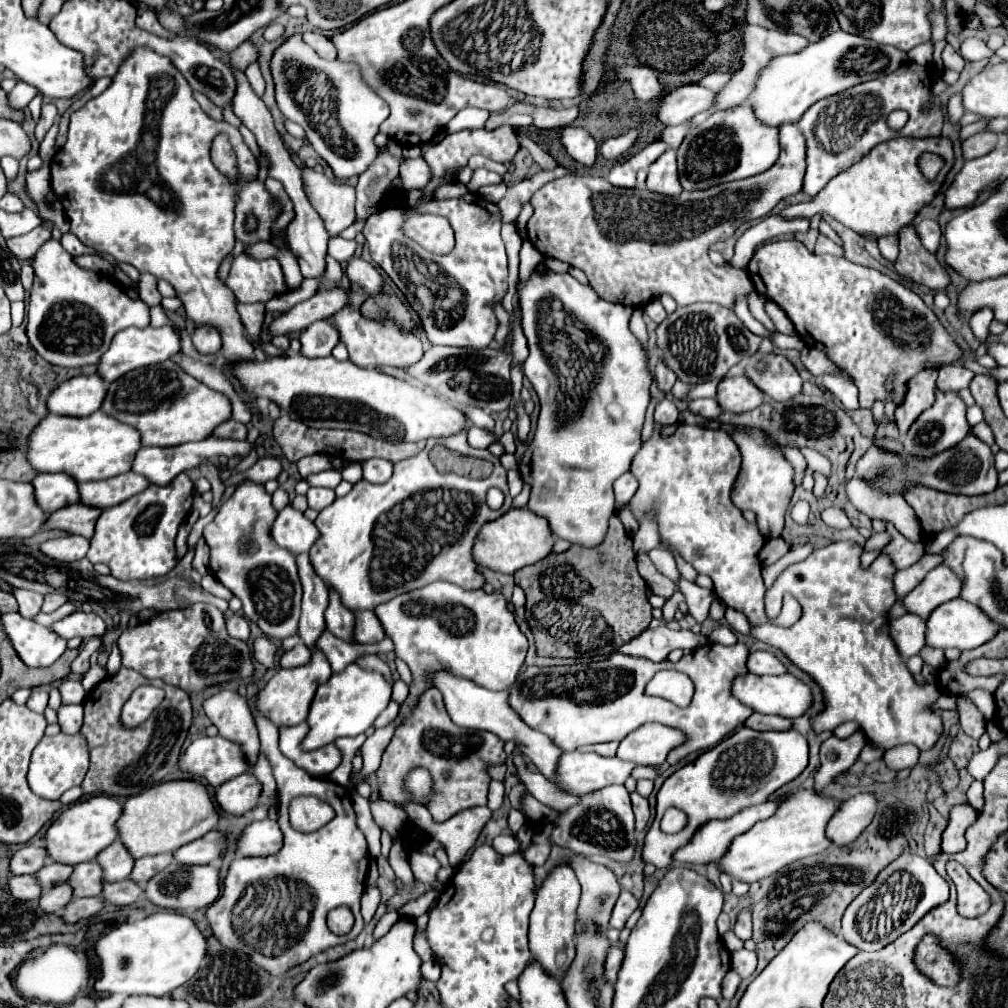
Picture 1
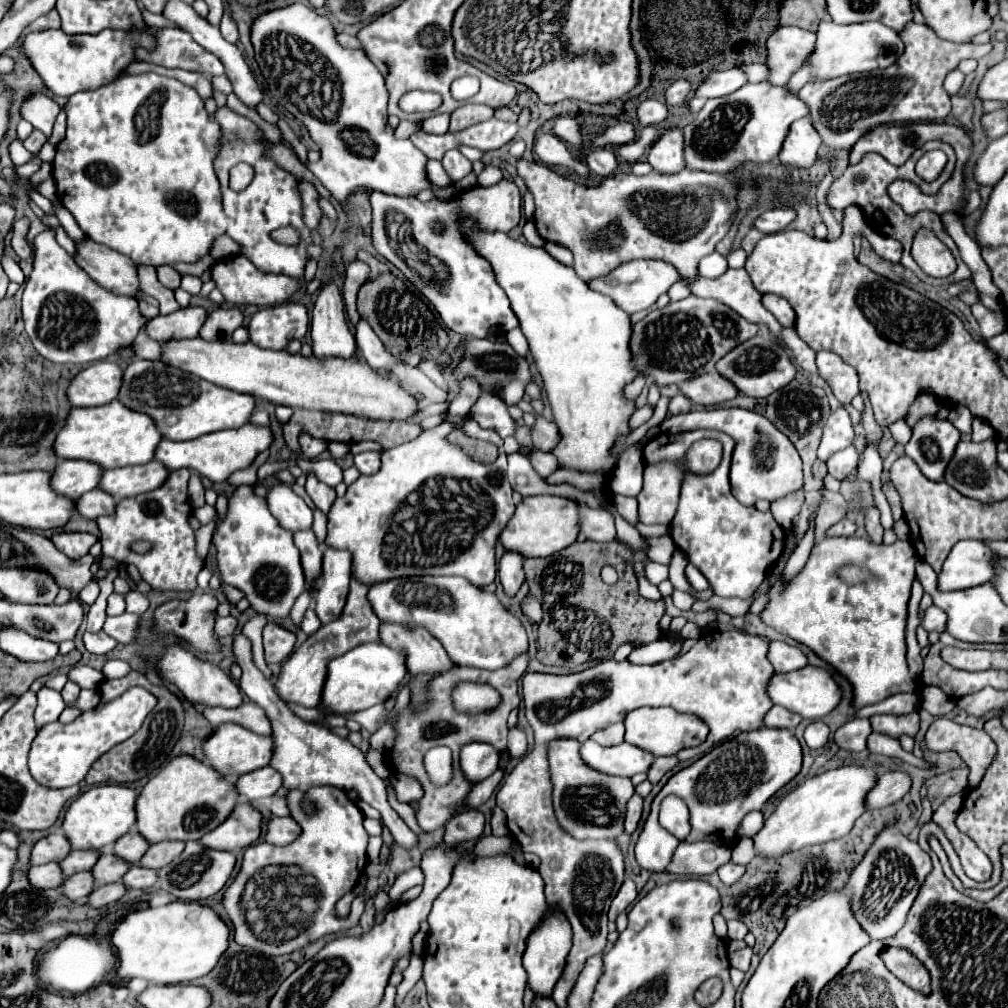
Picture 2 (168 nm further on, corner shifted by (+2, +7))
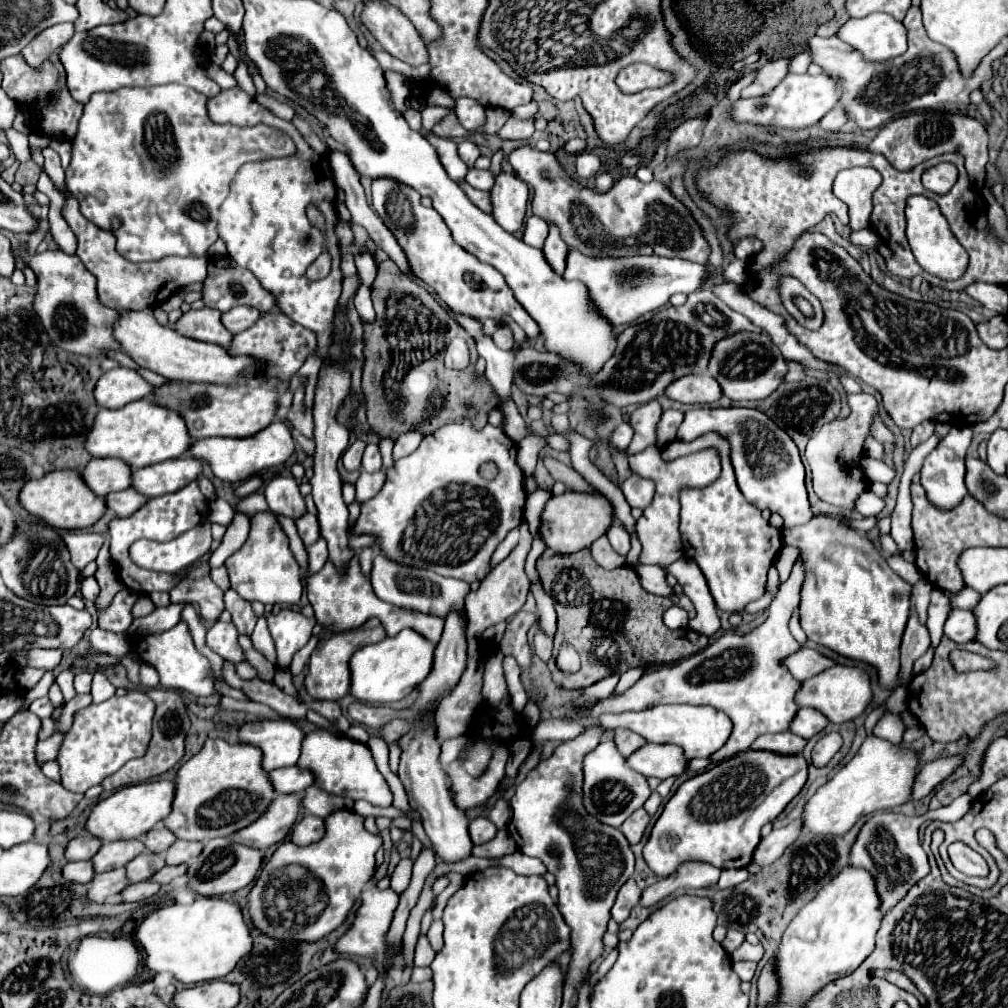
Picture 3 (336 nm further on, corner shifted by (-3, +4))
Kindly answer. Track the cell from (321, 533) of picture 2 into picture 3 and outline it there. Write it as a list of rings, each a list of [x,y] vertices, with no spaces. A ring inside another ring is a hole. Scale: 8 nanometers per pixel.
[[[319,539],[313,545],[305,547],[305,551],[307,551],[307,571],[317,573],[327,561],[327,543]]]

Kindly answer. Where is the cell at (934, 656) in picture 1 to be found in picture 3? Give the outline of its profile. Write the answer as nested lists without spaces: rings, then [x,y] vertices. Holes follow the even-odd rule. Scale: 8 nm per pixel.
[[[909,617],[901,643],[901,677],[905,683],[913,679],[913,663],[929,649],[929,631],[917,617]]]

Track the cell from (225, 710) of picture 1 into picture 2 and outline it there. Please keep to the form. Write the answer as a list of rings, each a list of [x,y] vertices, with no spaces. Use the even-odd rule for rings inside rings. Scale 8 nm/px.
[[[178,644],[166,648],[166,654],[160,662],[160,674],[166,680],[170,680],[192,704],[204,704],[204,706],[210,706],[210,708],[214,708],[214,706],[238,708],[244,702],[240,688],[234,684],[234,680],[228,674],[224,674],[218,666],[214,666],[210,662],[198,660],[192,652],[180,648]]]

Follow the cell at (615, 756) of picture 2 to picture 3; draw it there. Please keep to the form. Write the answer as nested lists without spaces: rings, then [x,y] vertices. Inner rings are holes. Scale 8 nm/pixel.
[[[649,743],[643,749],[635,751],[631,757],[627,757],[627,763],[643,773],[645,777],[679,777],[685,773],[689,759],[685,757],[683,749],[679,745],[655,745]]]

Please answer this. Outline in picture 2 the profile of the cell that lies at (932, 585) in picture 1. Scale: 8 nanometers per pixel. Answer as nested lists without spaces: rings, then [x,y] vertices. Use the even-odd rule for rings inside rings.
[[[962,540],[948,554],[938,572],[938,590],[966,590],[984,584],[992,578],[992,552],[980,540]]]

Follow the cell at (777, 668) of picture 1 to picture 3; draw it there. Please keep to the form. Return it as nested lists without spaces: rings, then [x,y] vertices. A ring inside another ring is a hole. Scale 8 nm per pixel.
[[[801,647],[797,653],[793,653],[791,657],[787,657],[787,661],[783,661],[783,663],[787,663],[787,669],[791,671],[791,675],[797,681],[807,681],[807,679],[819,675],[821,671],[825,671],[829,667],[835,667],[837,661],[821,655],[815,649]]]

